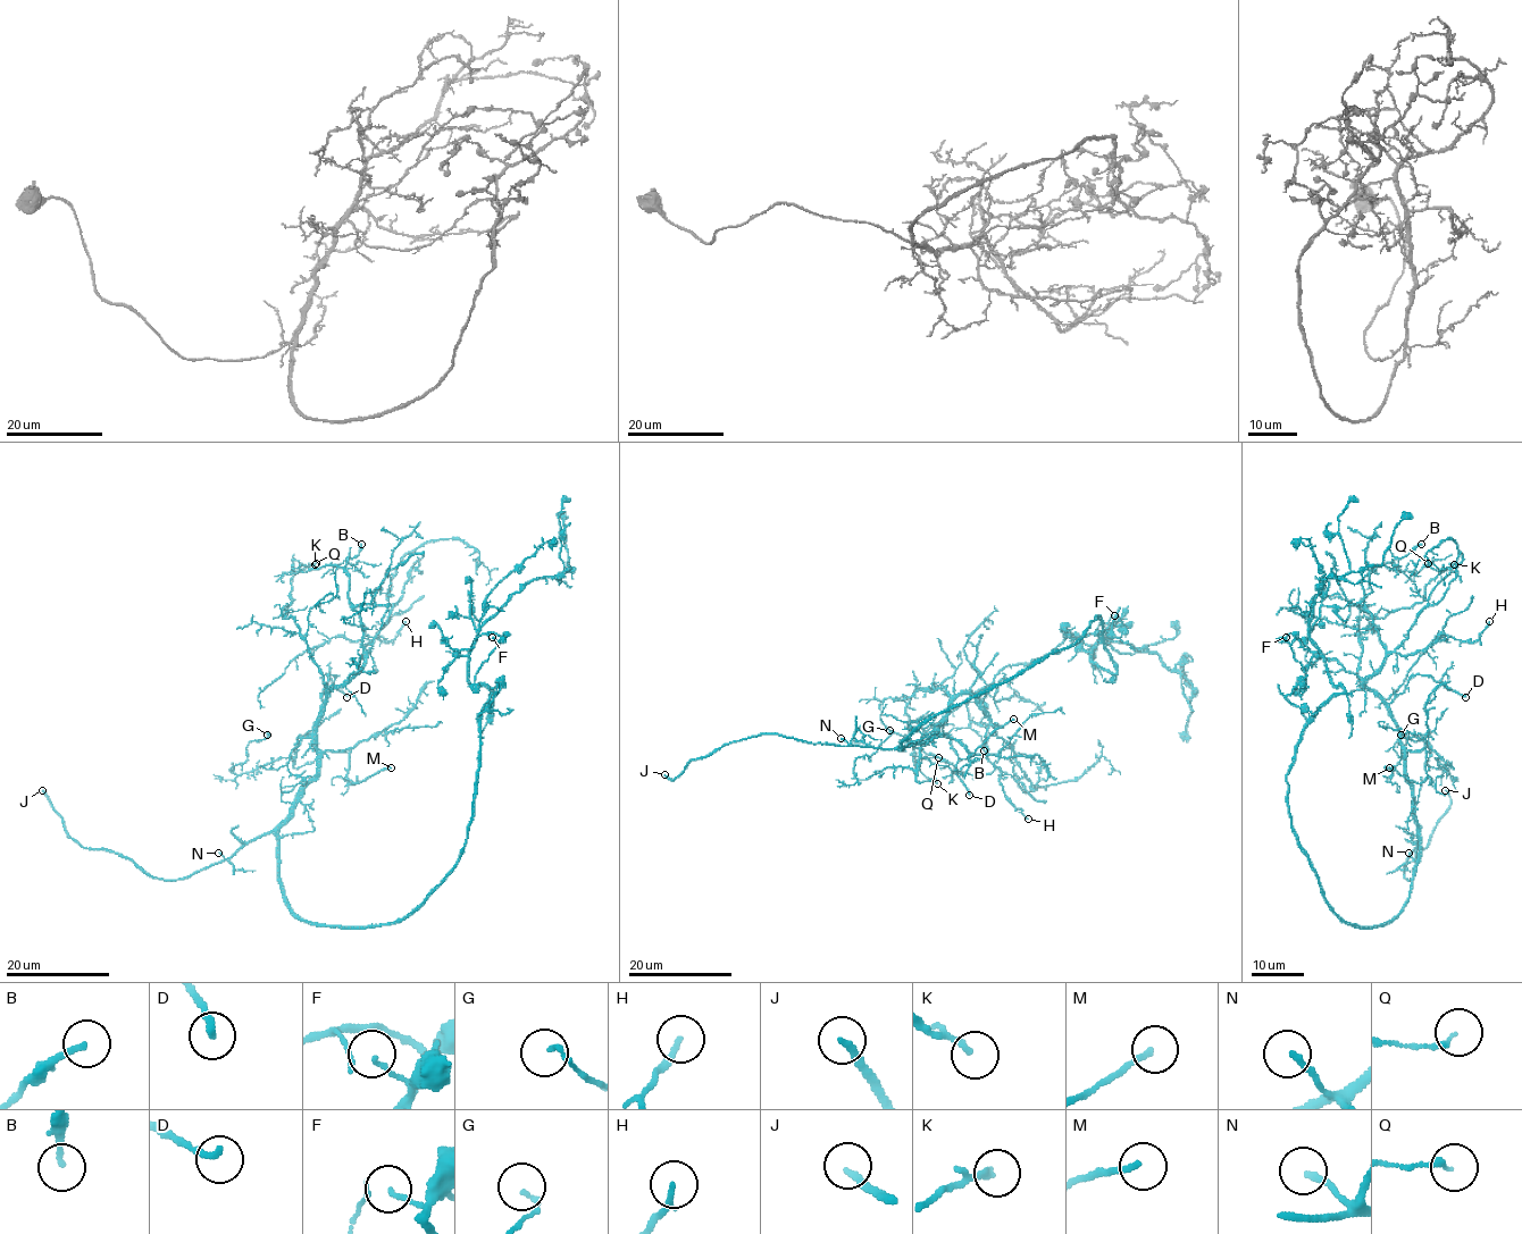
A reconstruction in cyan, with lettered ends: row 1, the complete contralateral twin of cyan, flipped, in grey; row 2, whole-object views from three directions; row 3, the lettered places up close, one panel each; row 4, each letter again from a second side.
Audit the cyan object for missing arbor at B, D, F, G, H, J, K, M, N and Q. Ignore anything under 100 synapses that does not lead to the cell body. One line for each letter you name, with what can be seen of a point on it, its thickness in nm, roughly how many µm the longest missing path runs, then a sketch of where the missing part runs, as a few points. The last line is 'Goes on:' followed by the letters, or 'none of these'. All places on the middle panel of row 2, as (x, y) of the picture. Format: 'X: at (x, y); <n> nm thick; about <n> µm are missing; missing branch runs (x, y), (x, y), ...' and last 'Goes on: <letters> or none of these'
J: at (665, 774); 200 nm thick; about 20 µm are missing
Goes on: J

